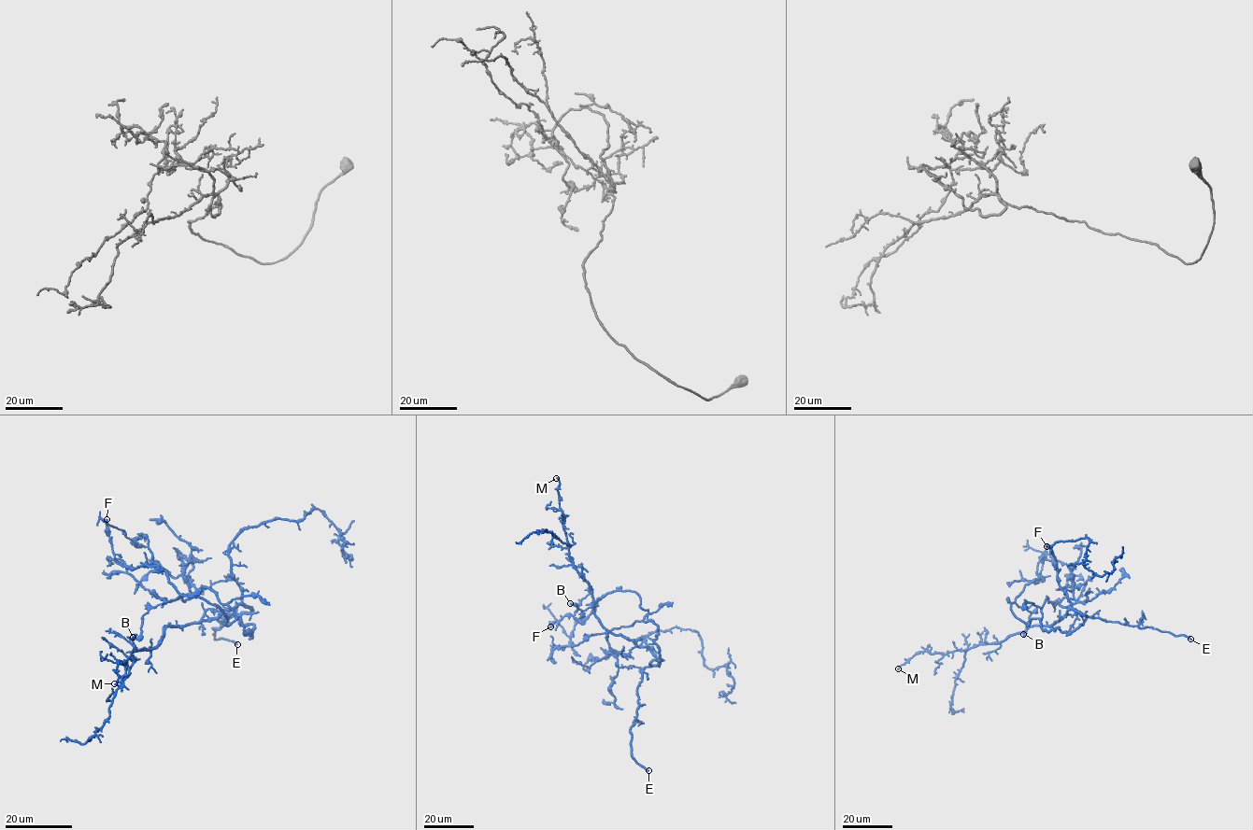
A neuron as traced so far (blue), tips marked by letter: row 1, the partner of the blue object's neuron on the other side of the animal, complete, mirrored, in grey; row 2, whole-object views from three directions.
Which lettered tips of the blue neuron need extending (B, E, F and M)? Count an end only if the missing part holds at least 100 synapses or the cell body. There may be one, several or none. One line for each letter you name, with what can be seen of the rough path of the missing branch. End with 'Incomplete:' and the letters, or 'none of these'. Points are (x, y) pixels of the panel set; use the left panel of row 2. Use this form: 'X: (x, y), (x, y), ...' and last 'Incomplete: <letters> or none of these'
E: (237, 644), (277, 671), (296, 691), (328, 698), (341, 690), (357, 652), (372, 638), (376, 609), (379, 606)
Incomplete: E

